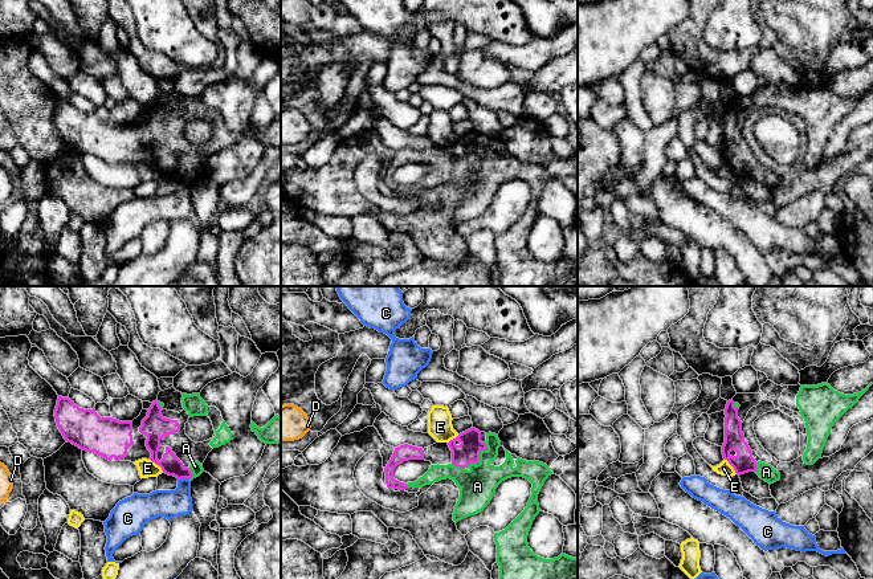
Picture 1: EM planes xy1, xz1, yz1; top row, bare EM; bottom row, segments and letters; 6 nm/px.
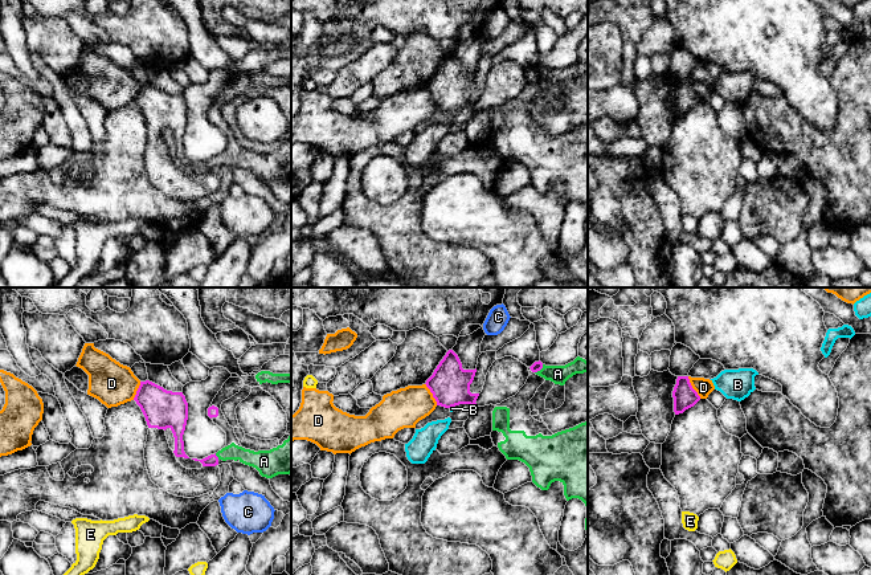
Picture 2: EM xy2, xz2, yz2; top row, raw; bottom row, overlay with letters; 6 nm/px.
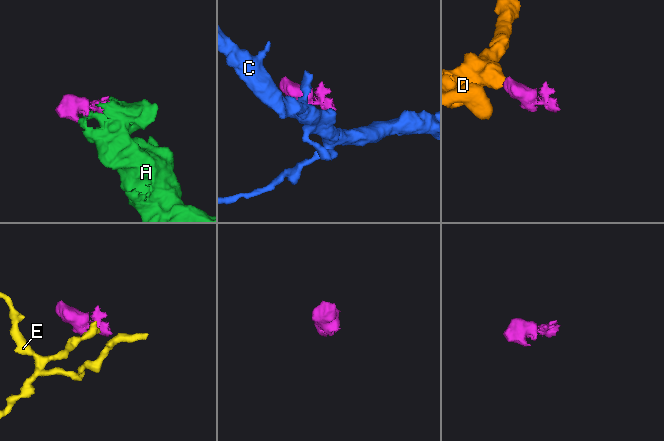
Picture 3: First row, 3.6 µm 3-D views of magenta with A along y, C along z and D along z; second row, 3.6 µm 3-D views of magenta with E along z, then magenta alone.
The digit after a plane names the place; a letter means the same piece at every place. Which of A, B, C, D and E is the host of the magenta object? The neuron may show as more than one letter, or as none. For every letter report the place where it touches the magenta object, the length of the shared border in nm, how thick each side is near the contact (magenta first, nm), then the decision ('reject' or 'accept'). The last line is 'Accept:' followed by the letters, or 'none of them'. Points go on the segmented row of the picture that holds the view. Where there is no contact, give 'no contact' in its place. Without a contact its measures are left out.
A: contact xz1 (478, 457); length 190 nm; calibres 140 and 220 nm; accept
B: contact xz2 (452, 406); length 40 nm; calibres 240 and 20 nm; reject
C: contact xy1 (183, 477); length 70 nm; calibres 120 and 170 nm; reject
D: contact yz2 (691, 387); length 160 nm; calibres 140 and 100 nm; reject
E: contact xy1 (158, 464); length 120 nm; calibres 160 and 100 nm; reject
Accept: A

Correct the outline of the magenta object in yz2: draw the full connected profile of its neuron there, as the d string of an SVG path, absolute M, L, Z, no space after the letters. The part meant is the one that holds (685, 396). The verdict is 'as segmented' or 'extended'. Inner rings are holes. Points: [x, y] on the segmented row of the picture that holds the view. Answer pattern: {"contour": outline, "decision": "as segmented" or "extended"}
{"contour": "M678 376L672 397L675 415L683 413L700 400L700 396L692 388L688 376Z", "decision": "as segmented"}

